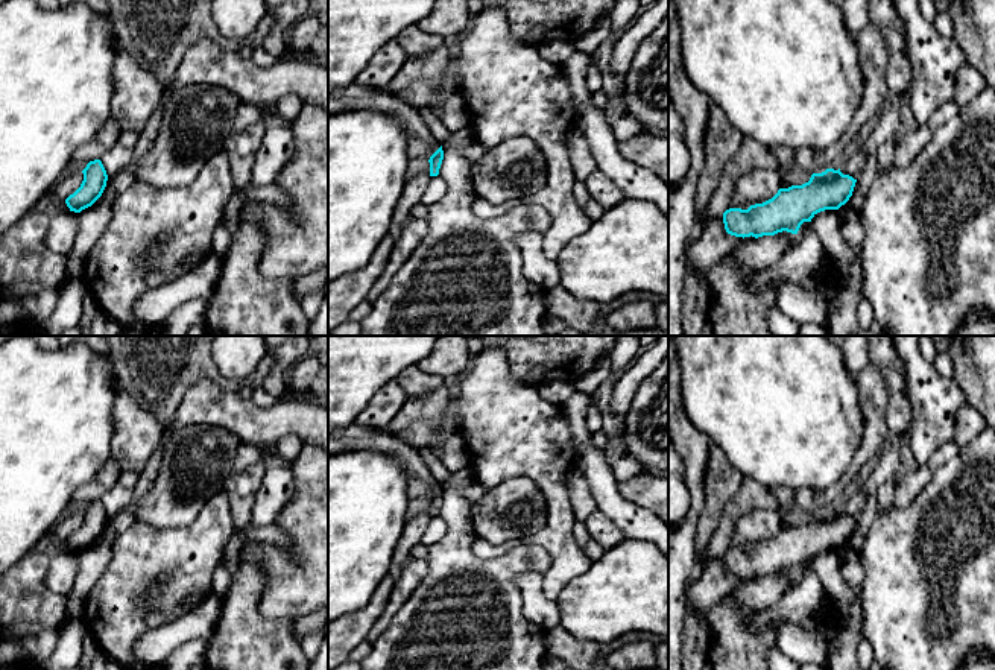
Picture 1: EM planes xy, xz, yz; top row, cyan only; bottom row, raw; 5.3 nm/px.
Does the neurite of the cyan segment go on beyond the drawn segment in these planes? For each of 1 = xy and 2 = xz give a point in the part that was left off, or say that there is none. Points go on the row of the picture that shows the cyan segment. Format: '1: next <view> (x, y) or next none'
1: next none
2: next none

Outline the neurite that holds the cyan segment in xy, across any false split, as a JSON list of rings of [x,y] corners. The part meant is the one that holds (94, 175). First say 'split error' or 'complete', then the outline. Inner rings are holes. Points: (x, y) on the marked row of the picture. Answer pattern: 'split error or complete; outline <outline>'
complete; outline [[[100,160],[90,161],[82,173],[84,181],[81,187],[65,199],[70,211],[74,213],[91,207],[102,196],[108,181],[106,170]]]

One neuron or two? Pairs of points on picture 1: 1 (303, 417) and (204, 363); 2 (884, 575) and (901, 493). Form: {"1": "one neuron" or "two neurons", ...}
{"1": "two neurons", "2": "two neurons"}

